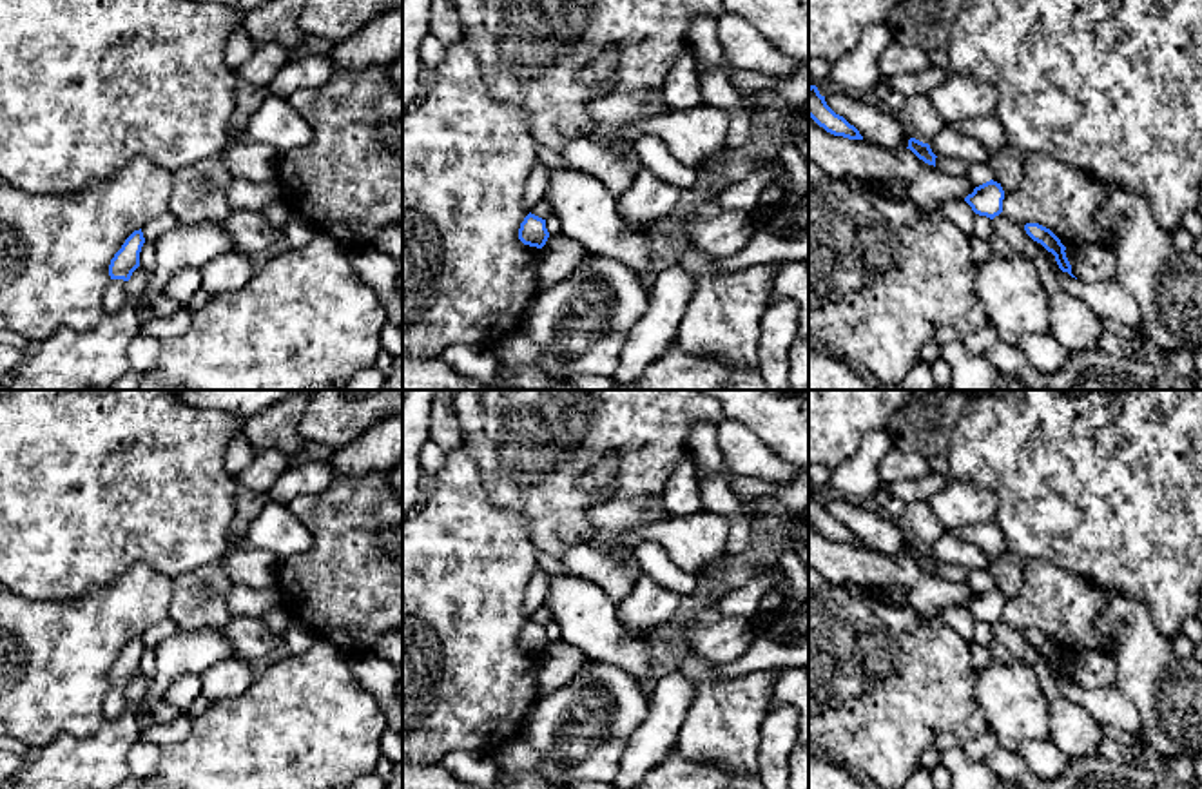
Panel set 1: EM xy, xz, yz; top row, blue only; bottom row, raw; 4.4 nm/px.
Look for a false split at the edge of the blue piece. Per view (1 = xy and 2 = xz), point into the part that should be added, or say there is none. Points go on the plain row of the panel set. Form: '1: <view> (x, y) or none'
1: none
2: none

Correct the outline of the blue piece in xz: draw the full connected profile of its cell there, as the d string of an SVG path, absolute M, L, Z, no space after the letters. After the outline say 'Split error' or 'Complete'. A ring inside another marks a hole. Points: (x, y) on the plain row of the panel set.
M529 619L520 629L519 646L524 651L542 655L548 644L549 644L549 638L546 635L546 626Z. Complete

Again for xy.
M134 637L121 655L114 660L109 671L111 686L123 686L129 687L132 678L140 673L140 658L145 649L143 638Z. Complete

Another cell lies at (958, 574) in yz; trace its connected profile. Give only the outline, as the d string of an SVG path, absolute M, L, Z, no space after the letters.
M937 562L935 573L948 582L965 584L970 571L961 564Z

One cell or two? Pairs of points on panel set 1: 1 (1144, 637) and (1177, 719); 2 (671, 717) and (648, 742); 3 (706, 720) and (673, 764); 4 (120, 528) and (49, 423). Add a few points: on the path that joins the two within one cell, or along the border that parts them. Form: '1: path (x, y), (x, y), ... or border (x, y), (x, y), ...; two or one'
1: path (1144, 657), (1148, 673), (1173, 699); one
2: path (666, 722), (653, 737); one
3: border (678, 753), (691, 760), (720, 764); two
4: path (95, 503), (84, 492), (84, 457), (75, 448); one

